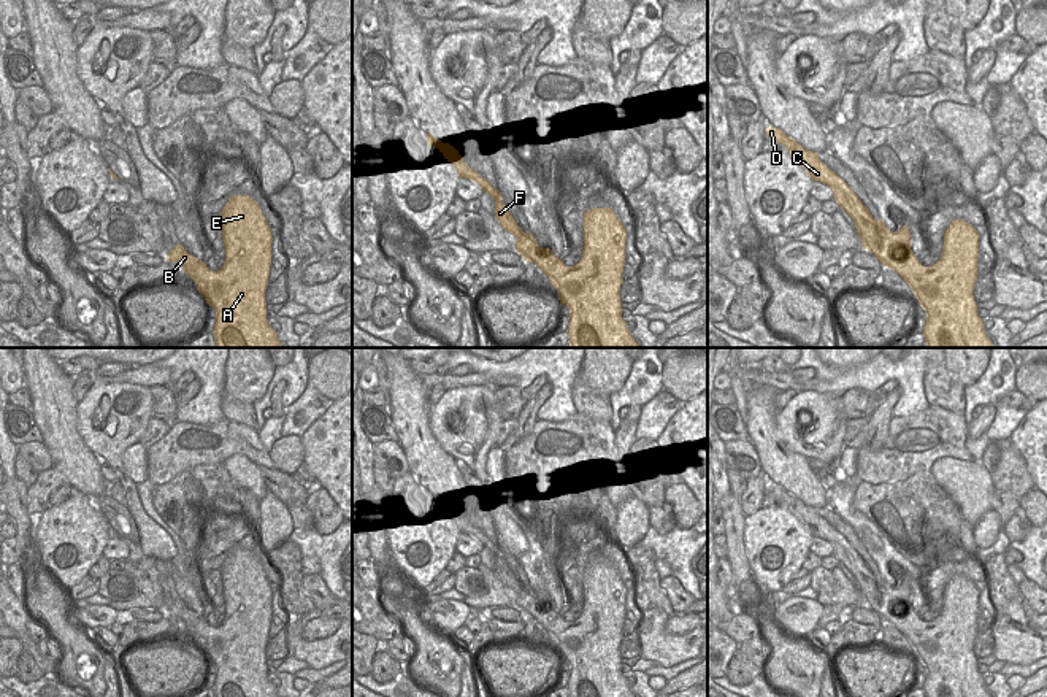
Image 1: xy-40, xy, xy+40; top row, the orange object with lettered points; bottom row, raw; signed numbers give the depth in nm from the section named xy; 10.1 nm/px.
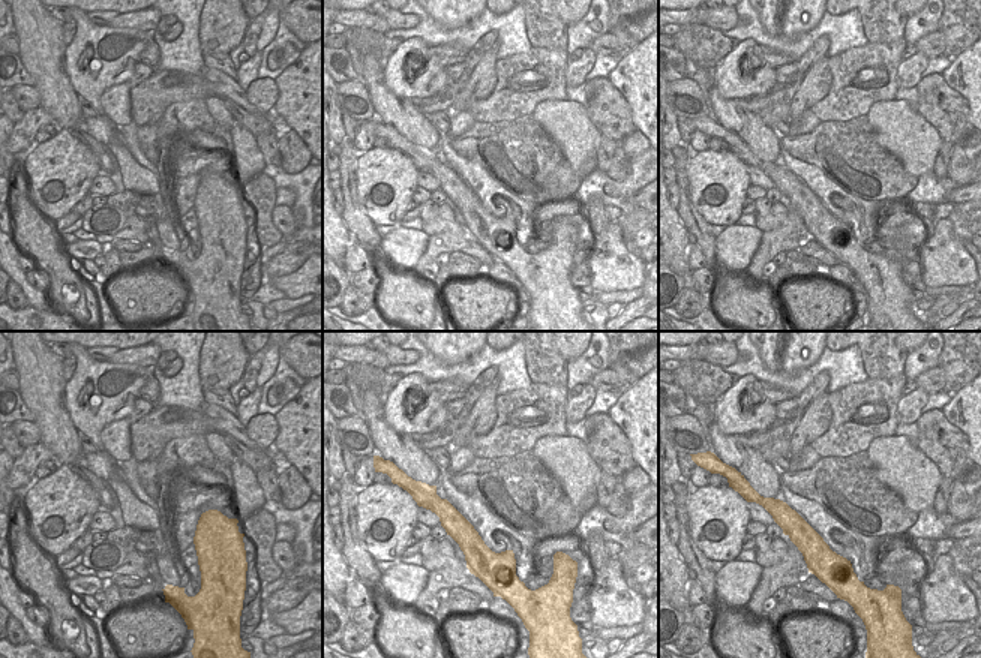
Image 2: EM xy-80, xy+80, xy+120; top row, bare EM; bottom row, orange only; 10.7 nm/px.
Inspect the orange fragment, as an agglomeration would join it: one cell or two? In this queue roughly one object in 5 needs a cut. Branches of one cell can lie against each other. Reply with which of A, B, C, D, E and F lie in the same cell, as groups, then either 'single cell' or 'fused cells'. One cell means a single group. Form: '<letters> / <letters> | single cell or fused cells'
A B C D E F | single cell

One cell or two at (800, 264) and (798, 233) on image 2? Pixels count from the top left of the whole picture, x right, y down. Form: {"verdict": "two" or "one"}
{"verdict": "two"}

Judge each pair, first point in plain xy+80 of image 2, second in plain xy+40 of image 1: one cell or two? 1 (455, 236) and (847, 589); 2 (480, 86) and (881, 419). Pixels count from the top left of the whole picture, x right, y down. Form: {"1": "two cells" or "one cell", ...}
{"1": "two cells", "2": "one cell"}

